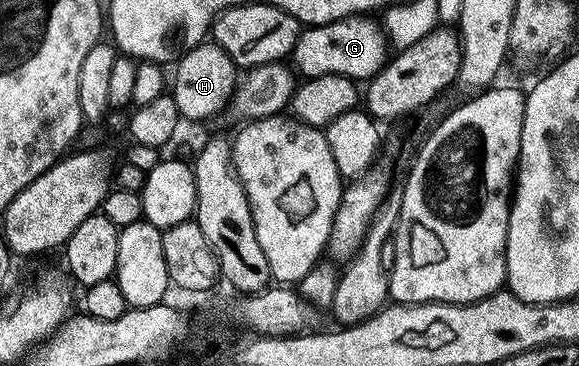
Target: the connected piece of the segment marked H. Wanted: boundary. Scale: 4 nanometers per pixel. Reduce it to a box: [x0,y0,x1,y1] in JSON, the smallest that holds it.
[171,41,239,120]

